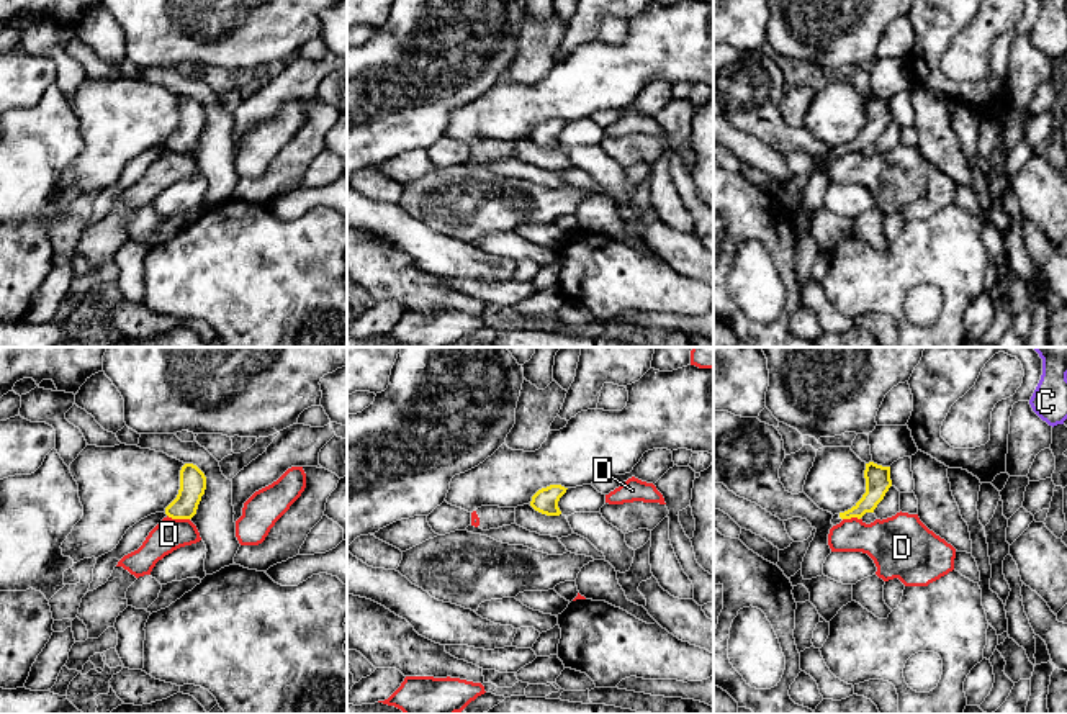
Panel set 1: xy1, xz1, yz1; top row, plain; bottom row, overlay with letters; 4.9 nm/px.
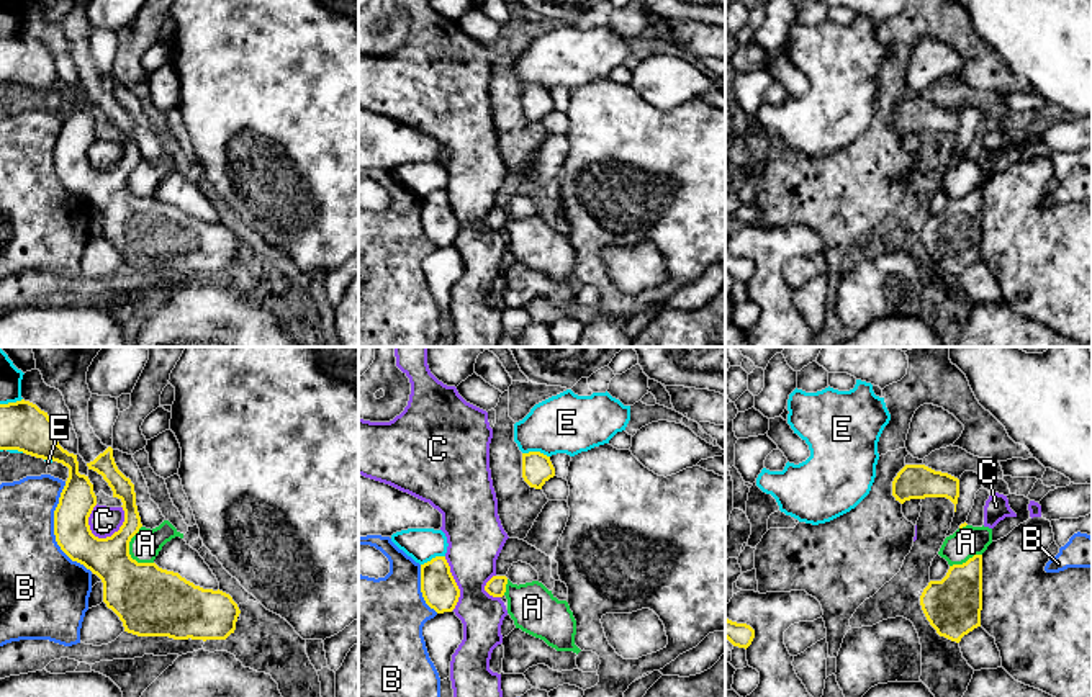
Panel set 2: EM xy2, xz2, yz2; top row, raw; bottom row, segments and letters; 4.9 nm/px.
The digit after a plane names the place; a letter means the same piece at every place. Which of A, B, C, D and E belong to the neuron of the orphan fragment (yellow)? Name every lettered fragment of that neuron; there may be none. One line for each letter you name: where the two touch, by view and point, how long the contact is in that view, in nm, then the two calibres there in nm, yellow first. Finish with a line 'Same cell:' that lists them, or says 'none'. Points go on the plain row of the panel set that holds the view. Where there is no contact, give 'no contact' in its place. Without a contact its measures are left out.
Same cell: none

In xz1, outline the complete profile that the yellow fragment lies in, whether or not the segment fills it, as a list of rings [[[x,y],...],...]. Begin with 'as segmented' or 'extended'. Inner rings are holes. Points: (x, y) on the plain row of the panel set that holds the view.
as segmented | [[[561,118],[542,121],[532,129],[530,139],[542,147],[560,149],[561,144],[558,141],[558,134],[566,126],[566,123],[568,121]]]

